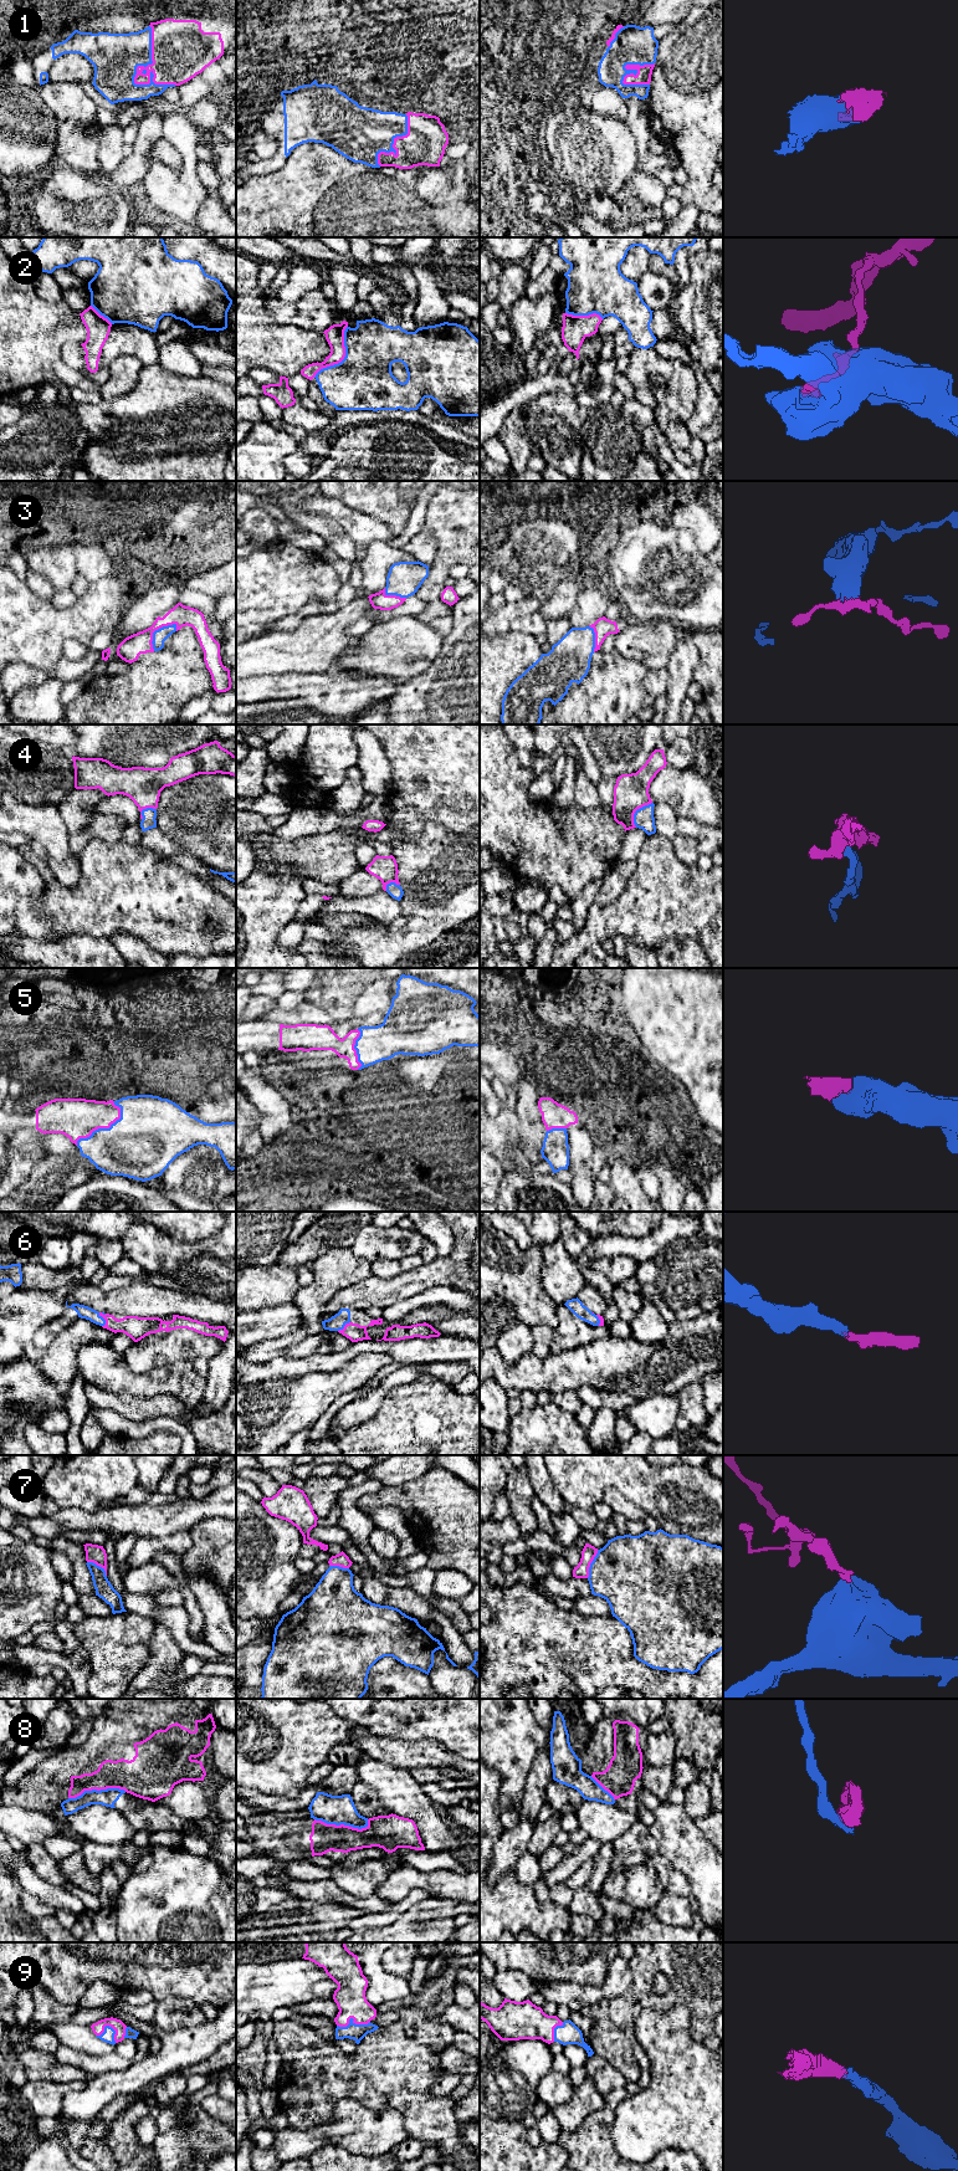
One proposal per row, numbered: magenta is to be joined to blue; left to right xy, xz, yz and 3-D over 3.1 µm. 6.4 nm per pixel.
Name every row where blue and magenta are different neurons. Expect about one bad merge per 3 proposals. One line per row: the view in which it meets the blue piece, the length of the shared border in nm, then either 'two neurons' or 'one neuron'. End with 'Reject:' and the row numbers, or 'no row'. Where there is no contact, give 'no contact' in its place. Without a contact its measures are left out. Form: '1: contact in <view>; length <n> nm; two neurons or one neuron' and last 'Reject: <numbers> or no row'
1: contact in xy; length 420 nm; one neuron
2: contact in xz; length 400 nm; two neurons
3: contact in xy; length 240 nm; one neuron
4: contact in yz; length 200 nm; one neuron
5: contact in xy; length 380 nm; one neuron
6: contact in xy; length 100 nm; one neuron
7: contact in yz; length 200 nm; two neurons
8: contact in xz; length 360 nm; two neurons
9: contact in xz; length 220 nm; one neuron
Reject: 2, 7, 8

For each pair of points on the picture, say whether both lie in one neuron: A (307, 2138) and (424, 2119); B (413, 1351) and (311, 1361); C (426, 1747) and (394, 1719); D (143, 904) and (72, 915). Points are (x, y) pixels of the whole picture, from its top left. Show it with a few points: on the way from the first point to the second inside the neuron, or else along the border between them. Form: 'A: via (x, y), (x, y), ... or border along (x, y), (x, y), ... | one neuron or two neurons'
A: border along (378, 2109), (396, 2109), (404, 2119), (409, 2138) | two neurons
B: via (388, 1347), (359, 1347), (336, 1361) | one neuron
C: border along (388, 1736), (406, 1740), (437, 1740), (445, 1746) | two neurons
D: via (126, 902), (104, 902), (90, 909) | one neuron

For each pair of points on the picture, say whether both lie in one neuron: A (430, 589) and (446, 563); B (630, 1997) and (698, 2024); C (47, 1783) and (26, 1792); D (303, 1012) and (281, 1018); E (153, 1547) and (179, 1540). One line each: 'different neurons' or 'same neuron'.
A: same neuron
B: same neuron
C: same neuron
D: same neuron
E: same neuron

